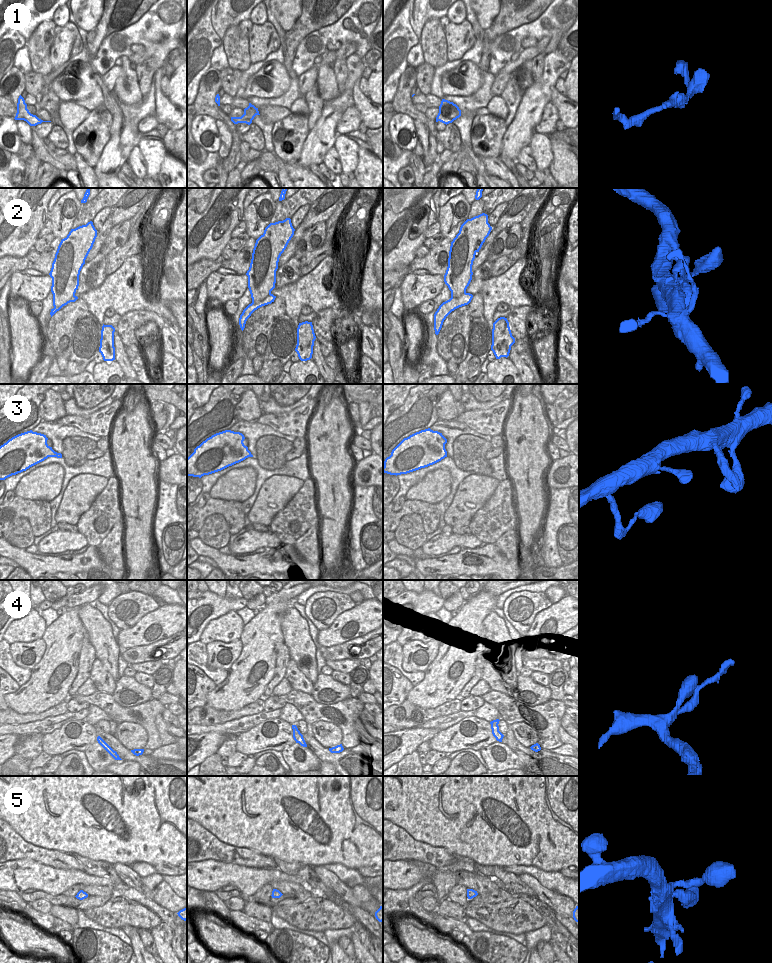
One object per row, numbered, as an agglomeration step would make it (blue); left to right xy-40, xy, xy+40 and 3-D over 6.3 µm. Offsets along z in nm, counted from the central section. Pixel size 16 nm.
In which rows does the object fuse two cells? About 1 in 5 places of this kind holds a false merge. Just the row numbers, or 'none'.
none

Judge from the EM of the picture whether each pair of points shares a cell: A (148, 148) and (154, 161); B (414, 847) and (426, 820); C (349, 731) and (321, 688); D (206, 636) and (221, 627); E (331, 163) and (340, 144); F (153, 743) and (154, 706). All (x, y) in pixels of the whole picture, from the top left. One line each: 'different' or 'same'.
A: same
B: different
C: different
D: same
E: different
F: same

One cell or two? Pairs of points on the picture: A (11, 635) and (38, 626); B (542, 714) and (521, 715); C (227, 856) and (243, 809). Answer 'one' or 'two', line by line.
A: one
B: one
C: two

